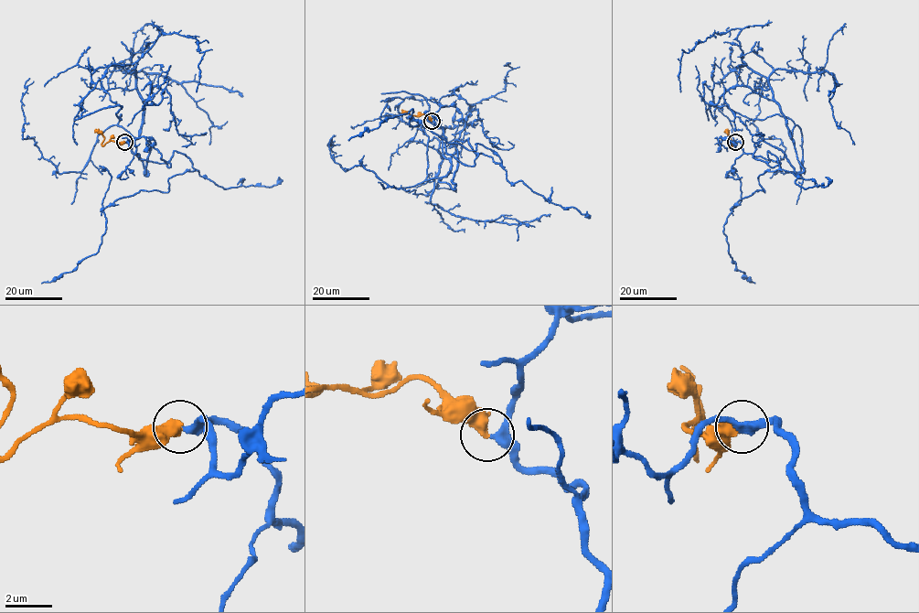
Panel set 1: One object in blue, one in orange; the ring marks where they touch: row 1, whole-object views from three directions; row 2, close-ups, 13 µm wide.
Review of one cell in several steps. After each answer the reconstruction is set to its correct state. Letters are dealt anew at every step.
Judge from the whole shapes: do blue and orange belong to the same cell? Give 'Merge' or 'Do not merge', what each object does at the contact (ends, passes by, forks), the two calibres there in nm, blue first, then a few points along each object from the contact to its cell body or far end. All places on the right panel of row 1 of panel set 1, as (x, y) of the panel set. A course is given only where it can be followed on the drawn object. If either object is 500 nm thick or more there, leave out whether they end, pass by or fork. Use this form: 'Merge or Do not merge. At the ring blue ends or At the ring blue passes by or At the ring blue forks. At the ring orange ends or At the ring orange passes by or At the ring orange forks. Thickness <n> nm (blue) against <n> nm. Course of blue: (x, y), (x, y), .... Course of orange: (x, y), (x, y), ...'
Merge. At the ring blue passes by. At the ring orange ends. Thickness 300 nm (blue) against 480 nm. Course of blue: (736, 142), (803, 170), (740, 28), (683, 52), (680, 91). Course of orange: (736, 142), (729, 142), (731, 141), (730, 145), (730, 137), (724, 132)

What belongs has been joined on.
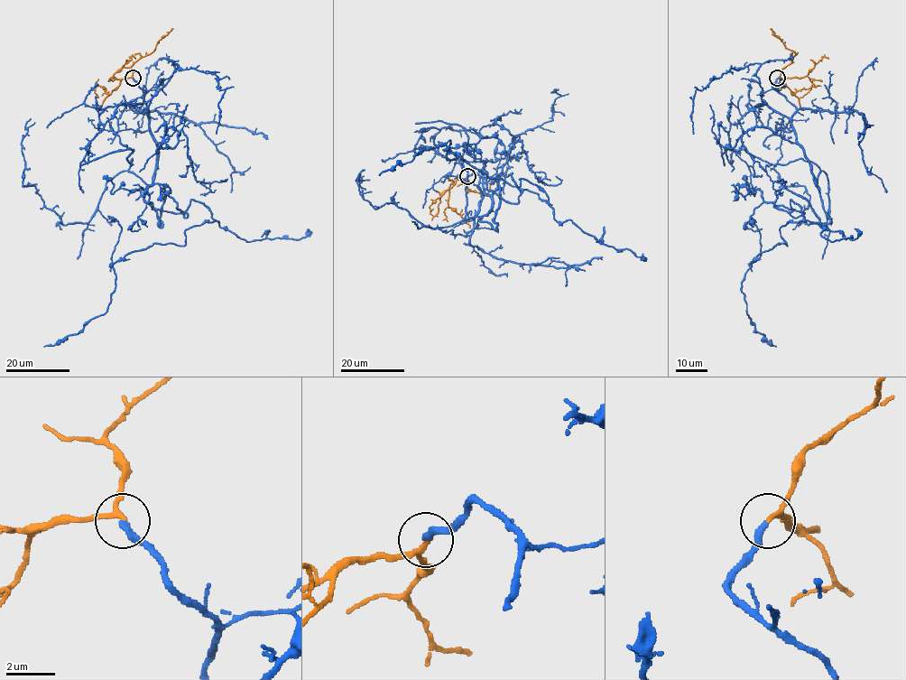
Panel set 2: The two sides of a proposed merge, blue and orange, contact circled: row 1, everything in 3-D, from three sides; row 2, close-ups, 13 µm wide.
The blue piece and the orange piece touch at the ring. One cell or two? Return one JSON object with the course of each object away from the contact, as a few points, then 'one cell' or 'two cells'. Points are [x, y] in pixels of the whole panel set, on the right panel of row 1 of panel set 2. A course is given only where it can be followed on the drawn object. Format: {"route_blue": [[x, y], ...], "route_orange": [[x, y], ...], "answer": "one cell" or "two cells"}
{"route_blue": [[777, 78], [829, 219], [775, 192], [774, 206], [791, 211], [790, 200], [801, 219], [741, 283], [775, 347]], "route_orange": [[777, 78], [793, 94], [817, 86], [814, 84], [800, 97]], "answer": "one cell"}

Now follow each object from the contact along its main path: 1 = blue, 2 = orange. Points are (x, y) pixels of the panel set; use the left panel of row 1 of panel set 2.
1: (133, 78), (158, 148), (144, 200), (159, 226), (163, 188), (213, 219), (128, 253), (105, 312), (43, 347)
2: (133, 78), (124, 78), (109, 94), (103, 87), (95, 84), (97, 97), (96, 97)

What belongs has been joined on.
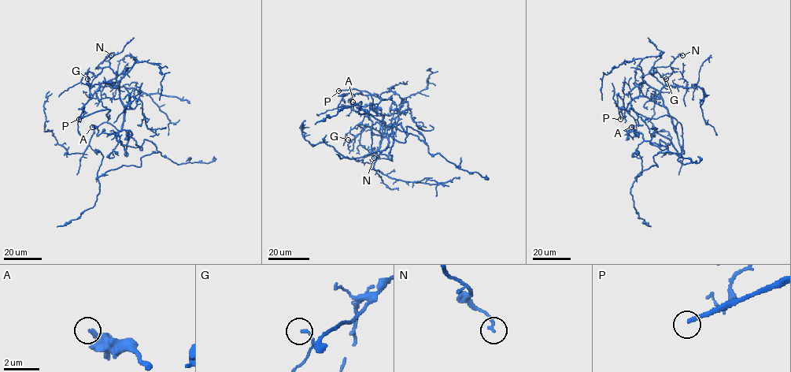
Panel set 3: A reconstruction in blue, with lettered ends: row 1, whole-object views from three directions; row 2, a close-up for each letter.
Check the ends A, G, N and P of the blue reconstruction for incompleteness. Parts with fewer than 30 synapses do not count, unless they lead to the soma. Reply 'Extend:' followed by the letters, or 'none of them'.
Extend: P

